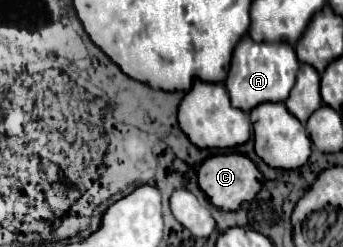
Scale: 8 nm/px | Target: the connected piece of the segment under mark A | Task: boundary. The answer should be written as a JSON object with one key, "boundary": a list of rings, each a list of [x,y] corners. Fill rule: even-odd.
{"boundary":[[[244,36],[234,50],[232,66],[228,70],[228,78],[224,82],[232,106],[244,112],[250,112],[260,102],[284,102],[298,72],[298,58],[296,50],[290,44],[276,44],[276,42],[254,42],[250,36]]]}

